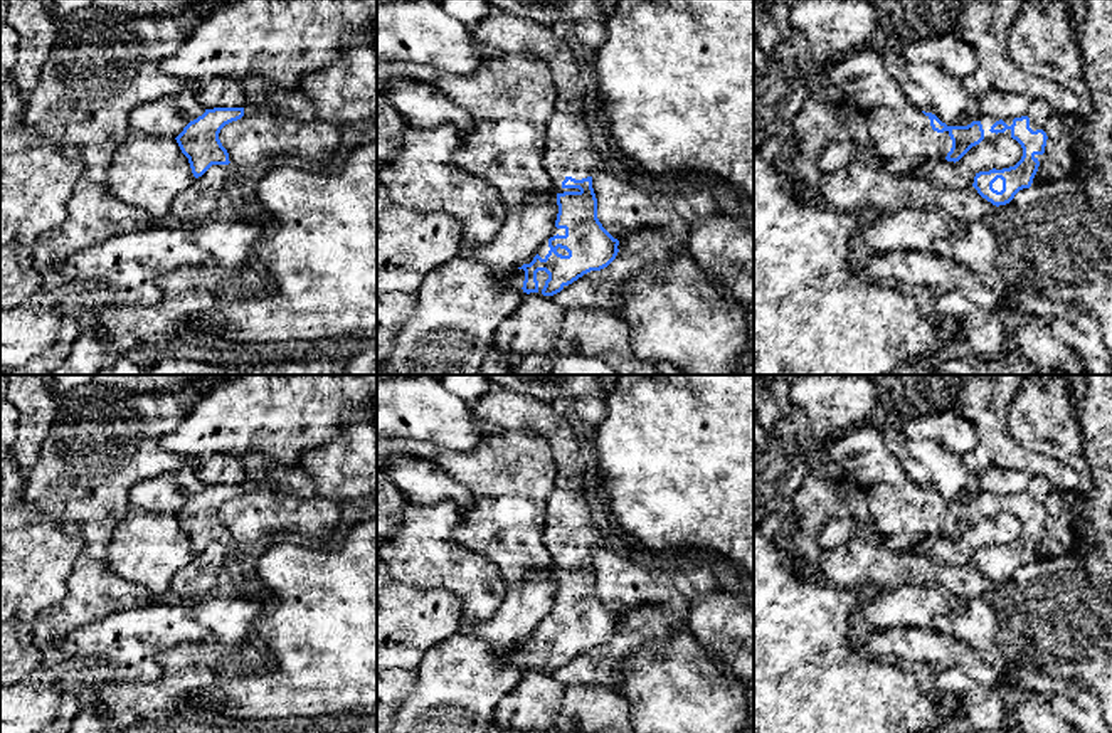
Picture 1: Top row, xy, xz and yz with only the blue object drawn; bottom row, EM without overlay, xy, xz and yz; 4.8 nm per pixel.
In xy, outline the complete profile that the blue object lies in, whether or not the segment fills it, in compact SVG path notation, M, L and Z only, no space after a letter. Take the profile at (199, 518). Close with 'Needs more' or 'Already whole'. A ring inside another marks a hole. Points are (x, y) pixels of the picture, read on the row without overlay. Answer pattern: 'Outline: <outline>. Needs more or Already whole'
Outline: M244 484L205 486L202 493L190 498L175 514L182 530L188 535L195 555L202 553L212 541L229 541L229 530L219 516L220 506L244 493Z. Already whole

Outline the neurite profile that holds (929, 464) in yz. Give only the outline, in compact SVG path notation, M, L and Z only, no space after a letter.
M887 410L882 432L912 483L935 491L947 503L967 503L981 494L977 476L962 466L961 456L934 440L908 439L900 422L895 410Z

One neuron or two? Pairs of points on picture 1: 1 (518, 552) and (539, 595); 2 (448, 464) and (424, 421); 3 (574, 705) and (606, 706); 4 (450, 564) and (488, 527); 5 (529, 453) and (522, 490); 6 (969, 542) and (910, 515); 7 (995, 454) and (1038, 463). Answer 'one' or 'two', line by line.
1: two
2: two
3: one
4: two
5: one
6: two
7: one

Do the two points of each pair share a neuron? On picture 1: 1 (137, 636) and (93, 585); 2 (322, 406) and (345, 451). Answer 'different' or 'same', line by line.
1: different
2: different

